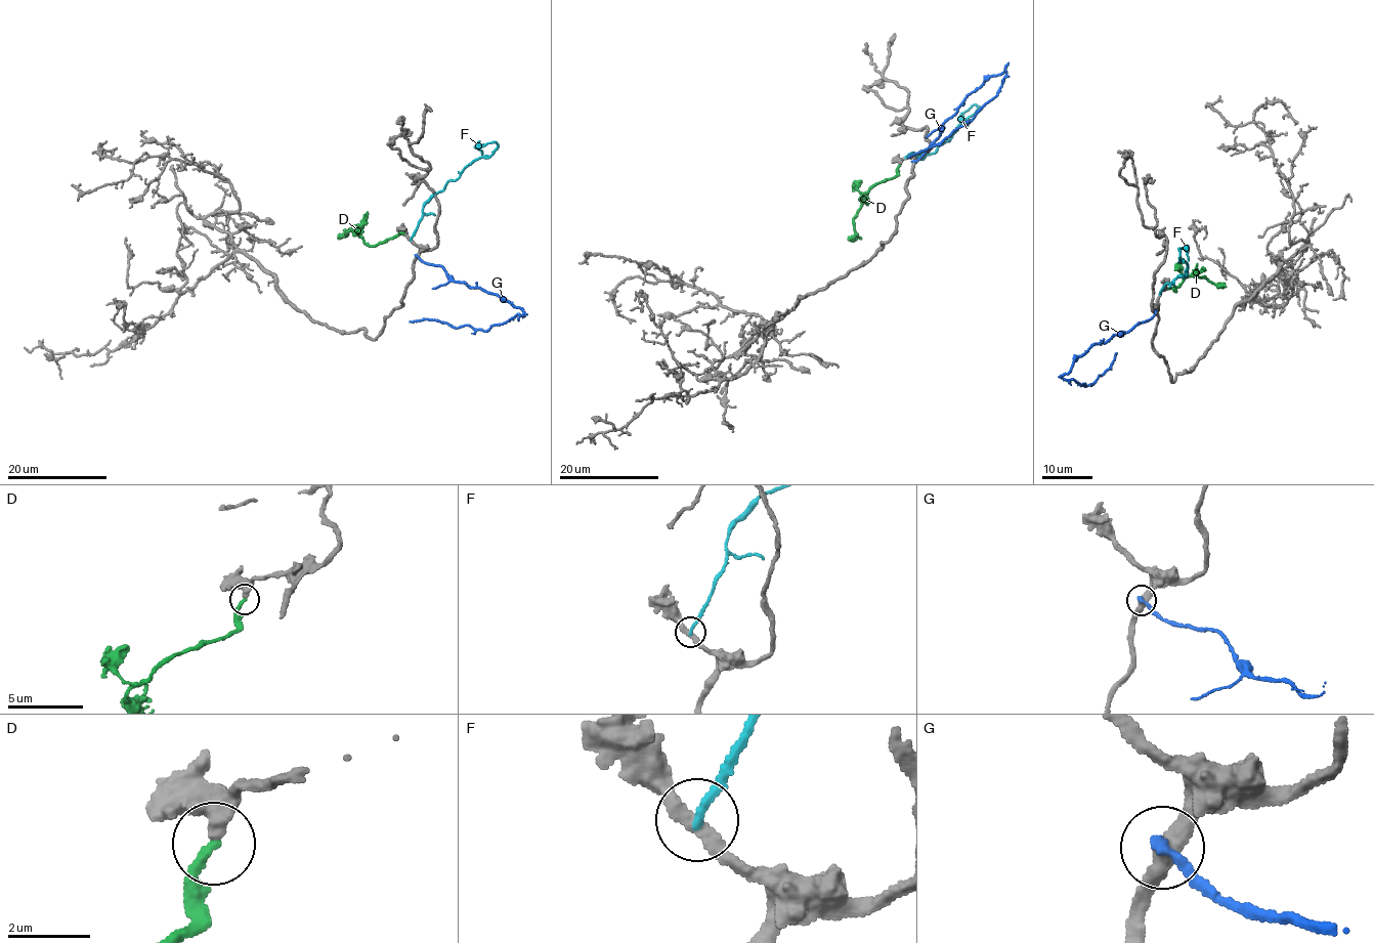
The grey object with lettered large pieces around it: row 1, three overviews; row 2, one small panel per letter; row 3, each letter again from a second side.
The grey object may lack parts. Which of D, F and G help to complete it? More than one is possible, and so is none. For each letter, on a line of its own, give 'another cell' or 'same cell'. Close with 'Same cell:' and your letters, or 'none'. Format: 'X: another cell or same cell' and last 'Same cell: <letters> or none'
D: same cell
F: another cell
G: another cell
Same cell: D

